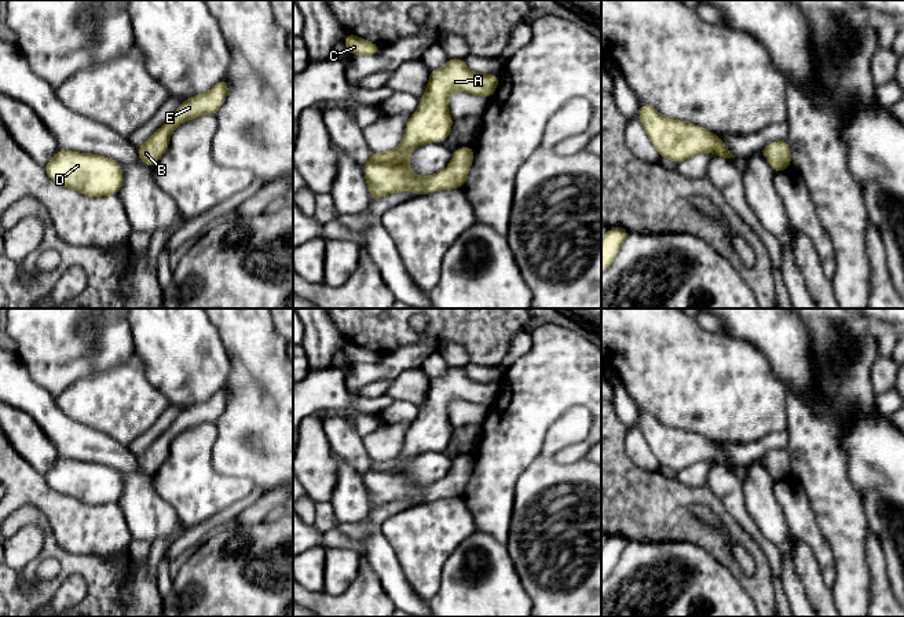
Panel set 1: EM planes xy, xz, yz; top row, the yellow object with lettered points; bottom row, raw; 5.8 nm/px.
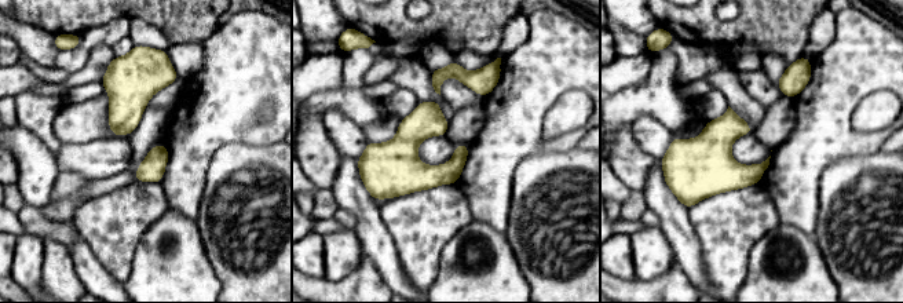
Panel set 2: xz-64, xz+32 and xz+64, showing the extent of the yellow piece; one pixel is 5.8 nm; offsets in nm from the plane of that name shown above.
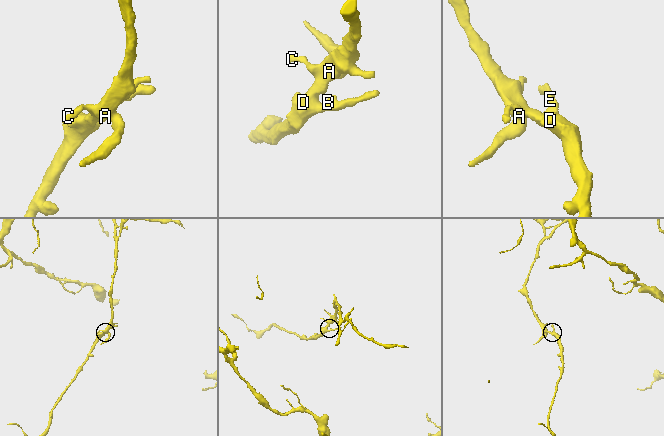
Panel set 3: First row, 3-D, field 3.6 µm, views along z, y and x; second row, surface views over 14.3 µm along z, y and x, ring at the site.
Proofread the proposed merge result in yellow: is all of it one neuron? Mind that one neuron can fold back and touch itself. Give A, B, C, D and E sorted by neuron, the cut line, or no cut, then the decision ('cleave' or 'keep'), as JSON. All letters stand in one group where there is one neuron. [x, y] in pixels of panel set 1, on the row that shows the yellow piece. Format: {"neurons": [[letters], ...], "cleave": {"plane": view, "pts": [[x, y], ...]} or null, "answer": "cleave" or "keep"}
{"neurons": [["A", "B", "C", "D", "E"]], "cleave": null, "answer": "keep"}

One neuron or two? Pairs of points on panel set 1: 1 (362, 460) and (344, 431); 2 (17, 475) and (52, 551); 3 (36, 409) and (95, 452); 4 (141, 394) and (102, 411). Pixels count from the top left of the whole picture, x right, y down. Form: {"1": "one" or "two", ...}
{"1": "one", "2": "two", "3": "one", "4": "one"}

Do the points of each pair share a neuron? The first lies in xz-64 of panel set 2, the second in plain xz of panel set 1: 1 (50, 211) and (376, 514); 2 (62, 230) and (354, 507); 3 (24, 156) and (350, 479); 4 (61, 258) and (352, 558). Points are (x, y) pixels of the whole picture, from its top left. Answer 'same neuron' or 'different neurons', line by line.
1: same neuron
2: different neurons
3: same neuron
4: different neurons

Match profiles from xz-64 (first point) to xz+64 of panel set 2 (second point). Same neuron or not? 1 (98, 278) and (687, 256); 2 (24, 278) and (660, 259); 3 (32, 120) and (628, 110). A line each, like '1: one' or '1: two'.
1: one
2: one
3: two

